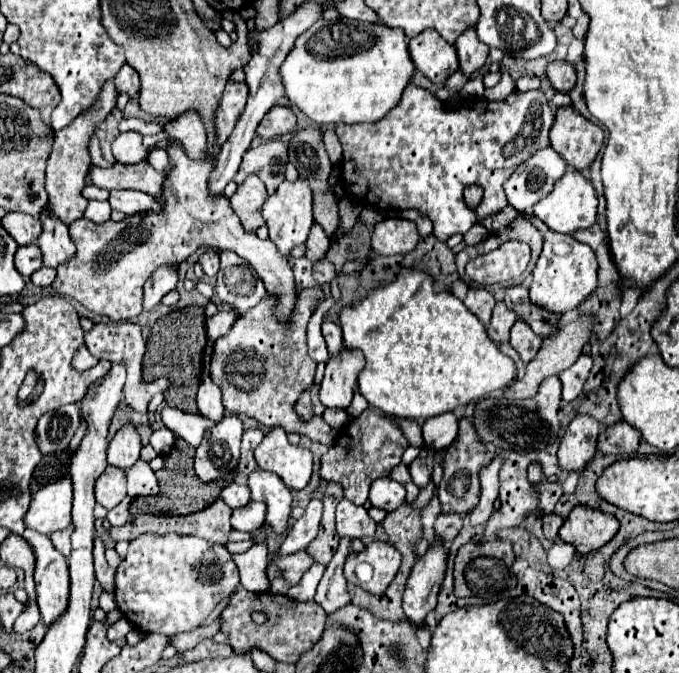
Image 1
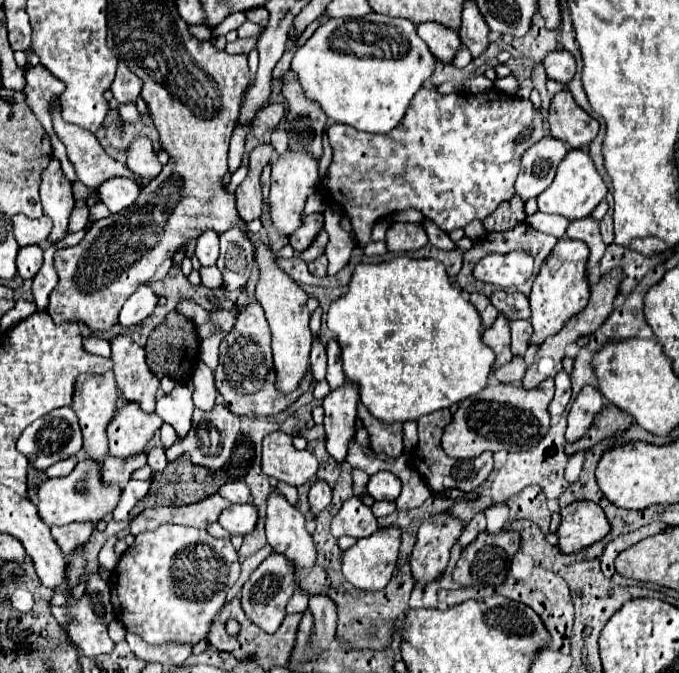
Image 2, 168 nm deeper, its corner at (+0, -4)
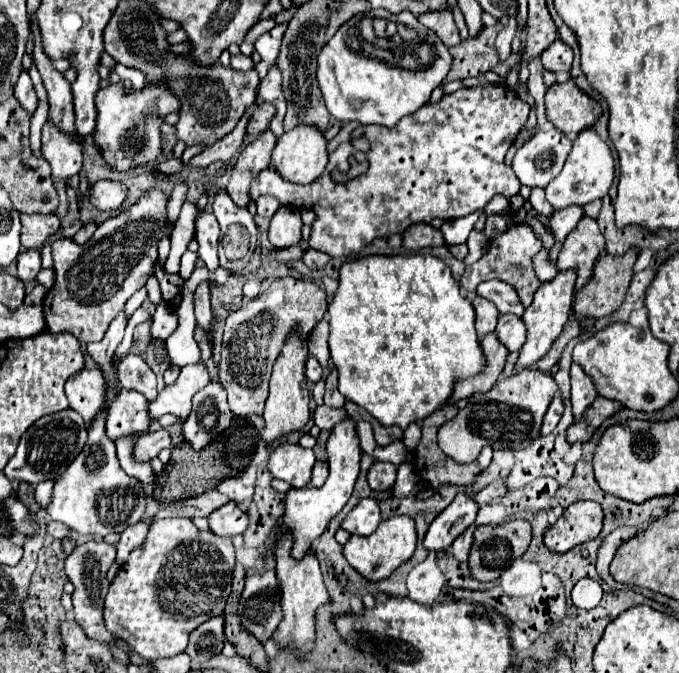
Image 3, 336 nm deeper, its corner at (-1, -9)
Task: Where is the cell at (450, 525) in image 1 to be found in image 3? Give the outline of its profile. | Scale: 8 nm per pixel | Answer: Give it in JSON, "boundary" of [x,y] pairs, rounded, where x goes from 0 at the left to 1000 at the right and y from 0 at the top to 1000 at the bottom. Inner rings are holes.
{"boundary":[[[730,713],[728,719],[722,719],[722,722],[716,722],[710,731],[704,731],[704,734],[698,737],[698,743],[701,743],[704,752],[716,752],[716,749],[722,749],[728,740],[736,740],[736,737],[742,737],[742,734],[745,734],[742,713]]]}

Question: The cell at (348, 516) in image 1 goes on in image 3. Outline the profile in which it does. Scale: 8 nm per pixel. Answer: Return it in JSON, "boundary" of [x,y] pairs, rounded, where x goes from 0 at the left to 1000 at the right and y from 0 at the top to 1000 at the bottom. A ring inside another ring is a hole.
{"boundary":[[[536,740],[515,758],[501,785],[524,796],[545,796],[557,785],[557,779],[560,779],[560,755],[554,743]]]}

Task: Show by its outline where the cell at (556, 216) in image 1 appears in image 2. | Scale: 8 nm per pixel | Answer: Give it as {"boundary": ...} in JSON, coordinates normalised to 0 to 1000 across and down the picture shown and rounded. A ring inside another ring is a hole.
{"boundary":[[[841,221],[829,239],[823,242],[817,269],[791,293],[794,314],[800,316],[820,316],[835,322],[838,328],[867,322],[870,314],[882,305],[882,299],[894,290],[894,272],[882,260],[870,230],[865,221]]]}

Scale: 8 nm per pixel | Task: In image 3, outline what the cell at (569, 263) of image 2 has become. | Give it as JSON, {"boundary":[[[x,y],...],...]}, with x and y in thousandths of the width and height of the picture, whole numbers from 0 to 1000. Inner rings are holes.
{"boundary":[[[822,404],[816,410],[816,416],[807,416],[807,419],[795,422],[795,428],[786,437],[786,449],[775,458],[775,464],[769,470],[769,475],[775,481],[775,490],[778,490],[778,499],[775,499],[775,508],[766,520],[760,547],[789,541],[810,520],[813,508],[825,499],[825,493],[828,493],[828,487],[831,487],[831,481],[839,470],[839,461],[842,461],[845,419],[848,419],[848,404]]]}

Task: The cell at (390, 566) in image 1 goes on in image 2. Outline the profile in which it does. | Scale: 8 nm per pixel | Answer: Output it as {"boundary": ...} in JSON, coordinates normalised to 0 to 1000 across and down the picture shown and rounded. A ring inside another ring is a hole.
{"boundary":[[[564,783],[564,786],[555,786],[546,798],[529,801],[517,816],[511,816],[505,822],[505,854],[508,854],[508,860],[514,866],[520,866],[523,872],[538,875],[538,878],[564,875],[573,866],[576,851],[585,840],[588,810],[591,810],[591,786],[588,783]]]}

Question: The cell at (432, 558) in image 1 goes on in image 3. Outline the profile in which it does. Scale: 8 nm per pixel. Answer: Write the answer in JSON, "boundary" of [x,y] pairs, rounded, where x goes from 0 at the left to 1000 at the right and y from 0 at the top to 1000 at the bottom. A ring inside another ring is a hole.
{"boundary":[[[675,734],[666,743],[666,749],[657,758],[651,758],[633,779],[627,799],[622,805],[624,814],[630,820],[660,817],[669,799],[698,776],[701,761],[704,761],[704,749],[698,746],[698,740],[686,734]]]}

